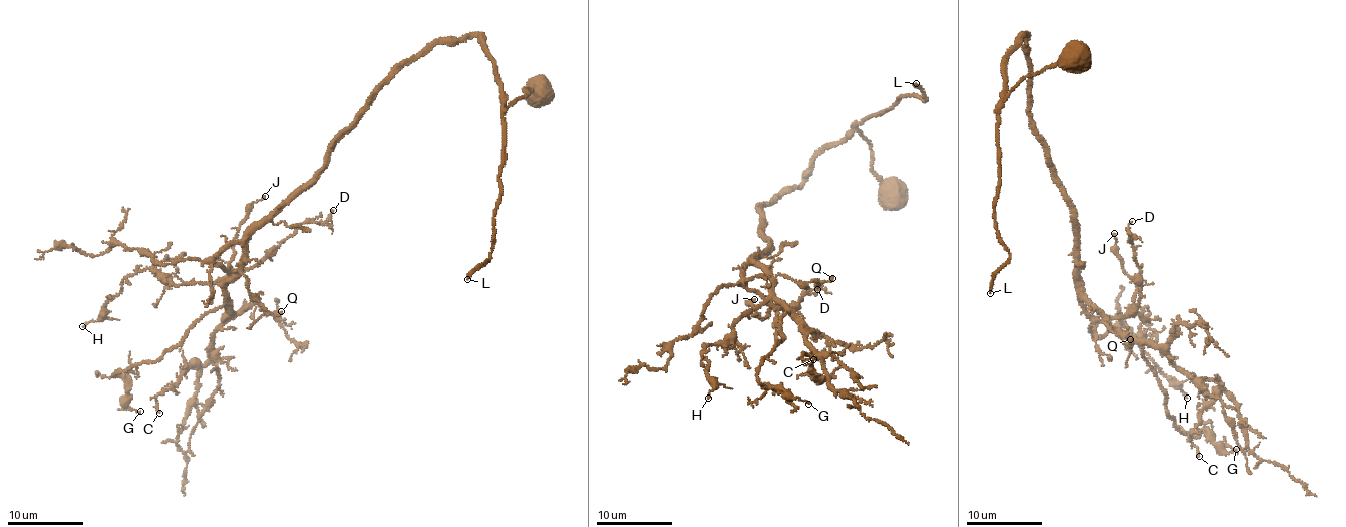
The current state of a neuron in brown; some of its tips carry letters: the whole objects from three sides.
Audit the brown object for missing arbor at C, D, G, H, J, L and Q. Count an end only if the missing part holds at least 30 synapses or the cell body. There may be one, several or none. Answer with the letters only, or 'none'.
L

